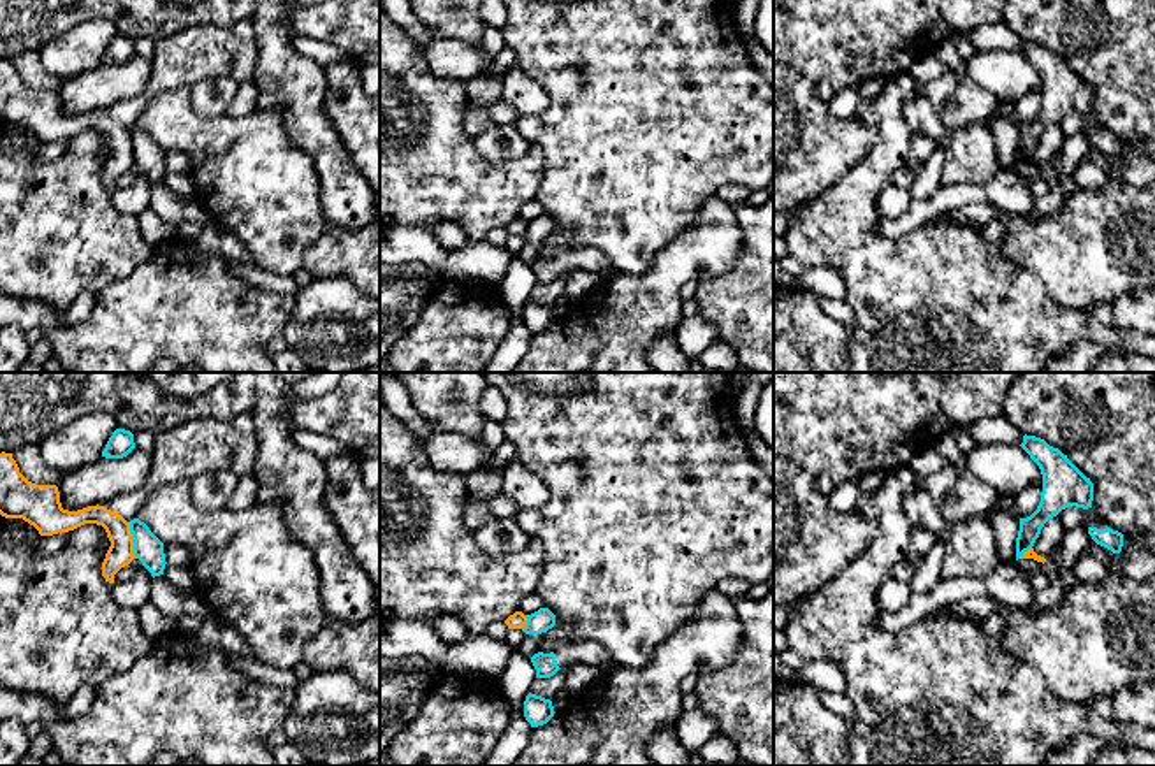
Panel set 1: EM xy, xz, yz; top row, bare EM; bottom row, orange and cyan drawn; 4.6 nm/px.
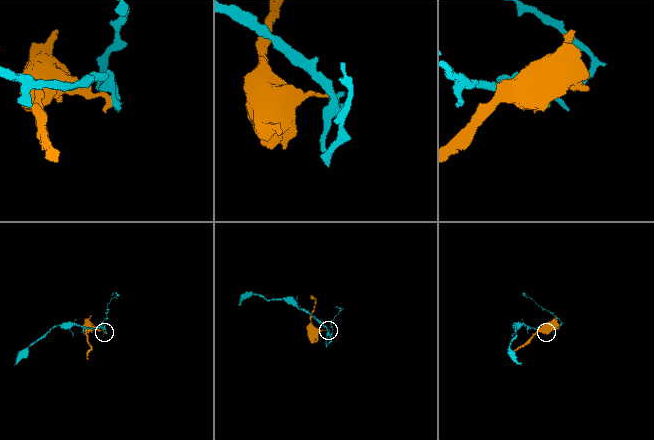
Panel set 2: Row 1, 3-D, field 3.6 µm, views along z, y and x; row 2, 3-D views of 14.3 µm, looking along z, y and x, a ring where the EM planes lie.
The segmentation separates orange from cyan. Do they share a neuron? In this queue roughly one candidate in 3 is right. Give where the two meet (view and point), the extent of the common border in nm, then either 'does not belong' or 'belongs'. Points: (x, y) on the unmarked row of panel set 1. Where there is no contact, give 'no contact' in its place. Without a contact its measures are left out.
xy (132, 146) | 170 nm | does not belong

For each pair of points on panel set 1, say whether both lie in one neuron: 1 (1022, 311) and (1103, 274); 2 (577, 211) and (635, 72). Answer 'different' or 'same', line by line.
1: different
2: same

